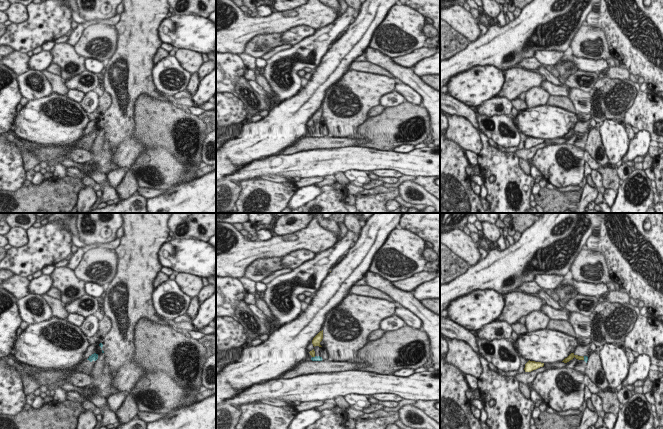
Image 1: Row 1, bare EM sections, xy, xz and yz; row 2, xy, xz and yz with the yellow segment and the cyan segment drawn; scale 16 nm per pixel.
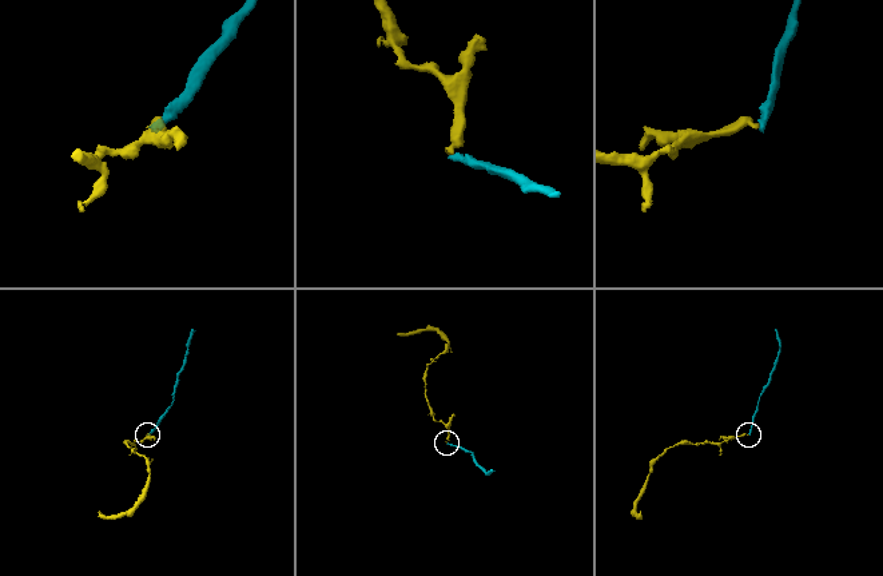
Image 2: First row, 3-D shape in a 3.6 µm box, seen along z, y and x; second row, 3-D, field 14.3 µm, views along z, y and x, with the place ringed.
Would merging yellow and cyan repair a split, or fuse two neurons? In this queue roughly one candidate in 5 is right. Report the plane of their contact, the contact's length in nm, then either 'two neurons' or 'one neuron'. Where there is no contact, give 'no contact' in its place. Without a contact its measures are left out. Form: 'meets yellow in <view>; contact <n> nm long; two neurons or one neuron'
meets yellow in xz; contact 70 nm long; two neurons

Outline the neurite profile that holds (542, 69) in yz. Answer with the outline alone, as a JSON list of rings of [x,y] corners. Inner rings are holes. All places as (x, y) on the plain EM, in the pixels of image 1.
[[[540,65],[537,70],[550,82],[554,84],[562,84],[556,76],[554,76],[545,65]]]

